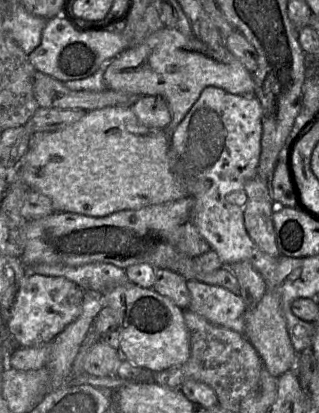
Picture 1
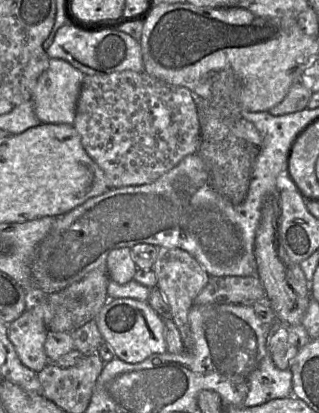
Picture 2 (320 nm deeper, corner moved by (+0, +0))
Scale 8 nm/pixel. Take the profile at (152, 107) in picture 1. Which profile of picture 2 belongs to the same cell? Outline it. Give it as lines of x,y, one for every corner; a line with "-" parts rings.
146,72
85,75
73,122
87,154
103,170
109,189
149,184
174,168
182,159
197,153
201,143
198,99
184,86
177,86

